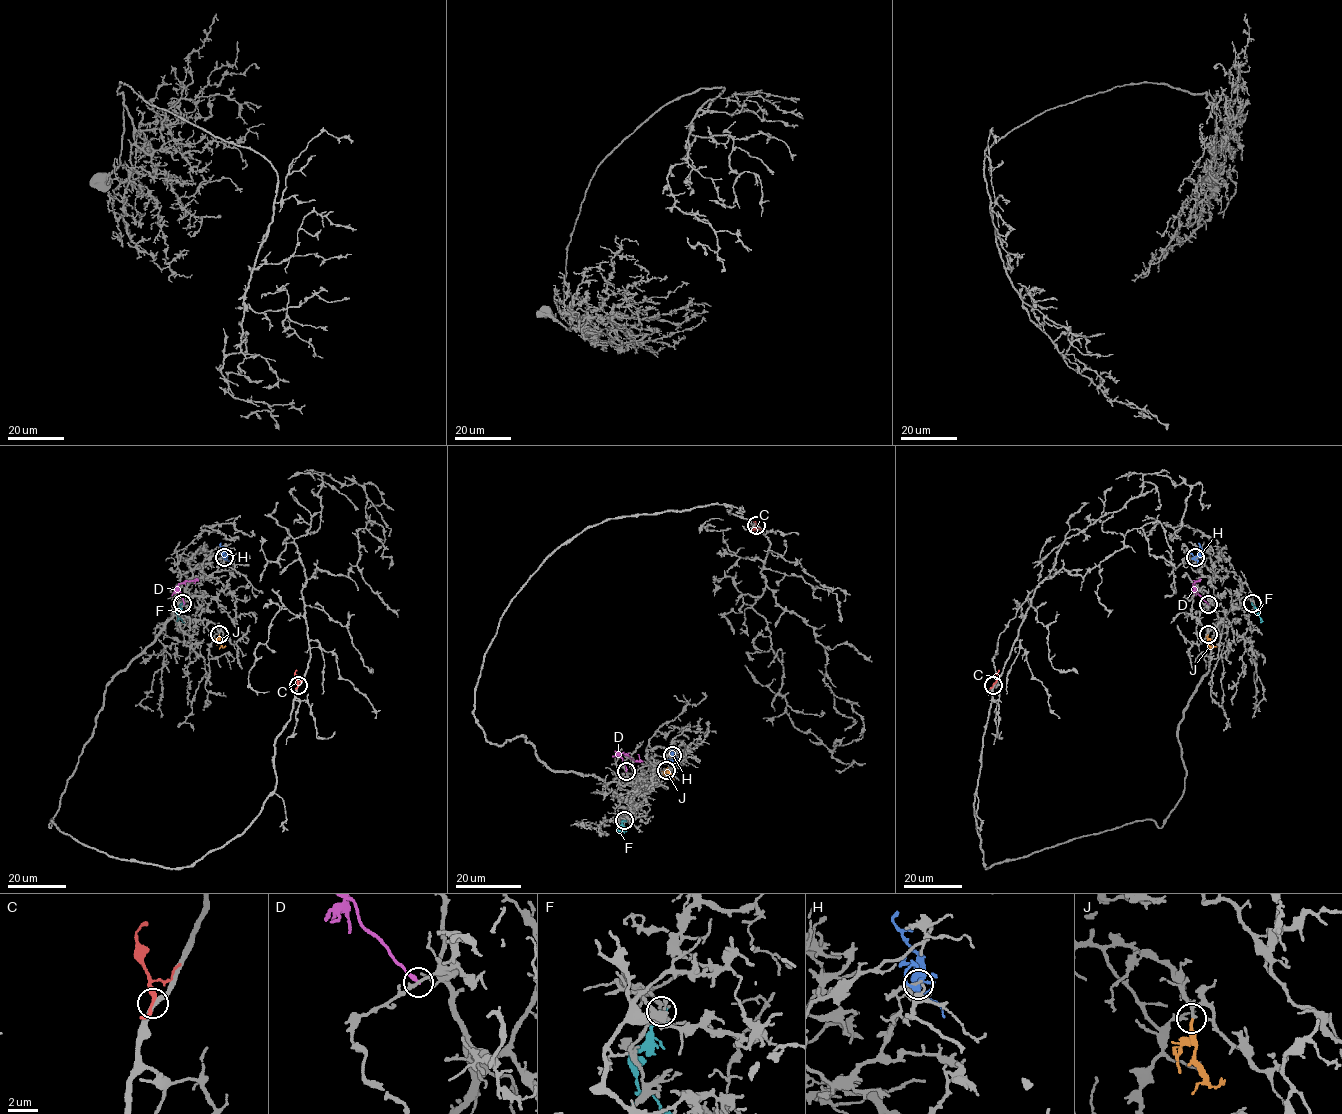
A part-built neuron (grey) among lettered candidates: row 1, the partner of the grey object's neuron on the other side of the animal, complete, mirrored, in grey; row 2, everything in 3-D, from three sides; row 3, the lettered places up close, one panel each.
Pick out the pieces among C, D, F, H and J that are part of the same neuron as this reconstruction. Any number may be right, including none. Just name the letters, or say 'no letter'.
F, J

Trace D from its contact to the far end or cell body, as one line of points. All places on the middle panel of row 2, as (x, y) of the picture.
D: (626, 771), (619, 754), (639, 760), (637, 754)

